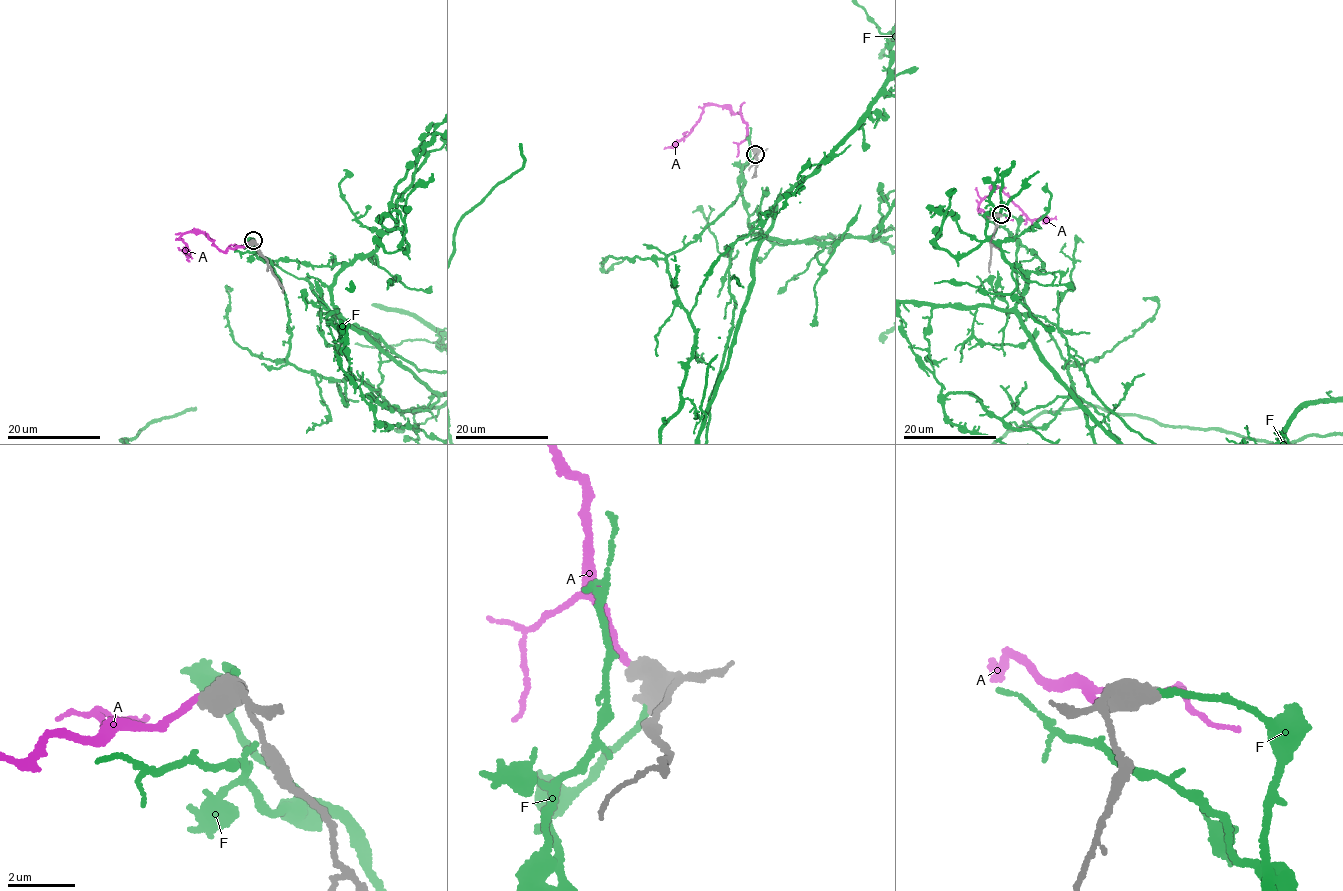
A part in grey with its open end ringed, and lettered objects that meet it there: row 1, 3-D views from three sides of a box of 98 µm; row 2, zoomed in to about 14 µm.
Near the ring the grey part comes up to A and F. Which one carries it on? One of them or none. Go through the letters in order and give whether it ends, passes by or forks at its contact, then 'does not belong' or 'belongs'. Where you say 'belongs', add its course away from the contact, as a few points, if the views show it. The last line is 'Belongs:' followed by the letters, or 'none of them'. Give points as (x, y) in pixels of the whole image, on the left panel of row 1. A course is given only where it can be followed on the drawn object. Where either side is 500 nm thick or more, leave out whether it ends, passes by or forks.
A: does not belong
F: belongs
Belongs: F

